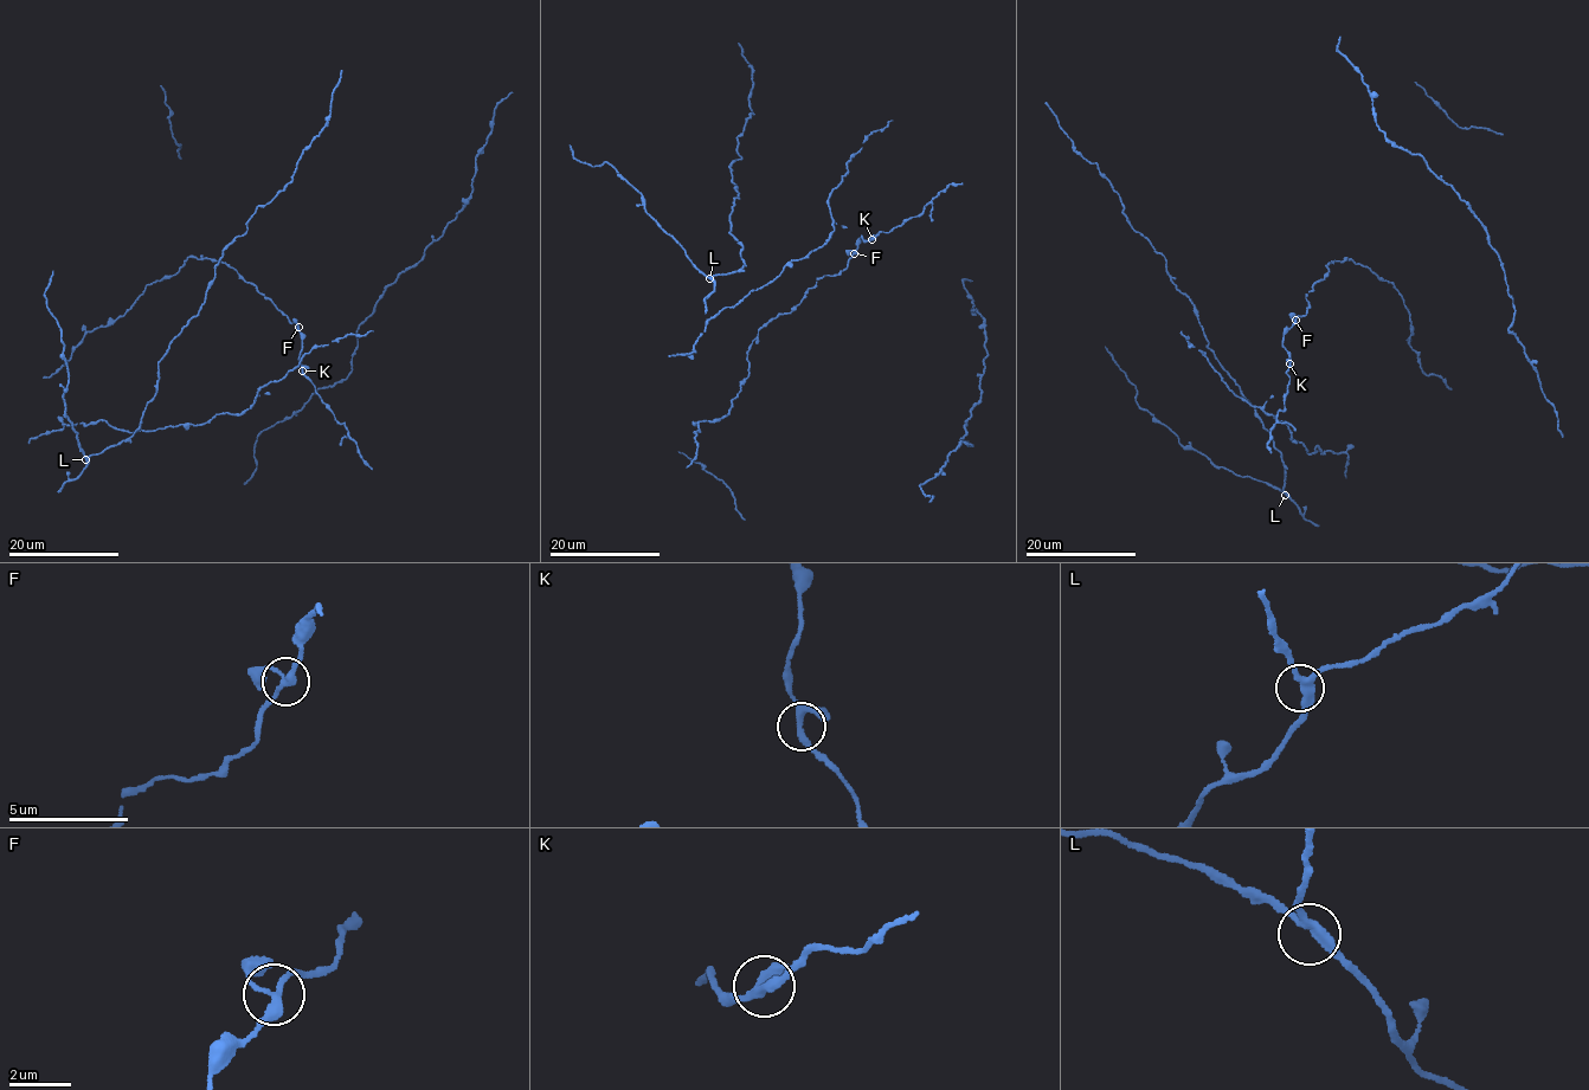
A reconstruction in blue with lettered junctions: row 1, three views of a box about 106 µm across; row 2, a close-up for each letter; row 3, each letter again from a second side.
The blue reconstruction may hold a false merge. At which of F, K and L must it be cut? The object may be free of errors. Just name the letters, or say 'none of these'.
none of these

